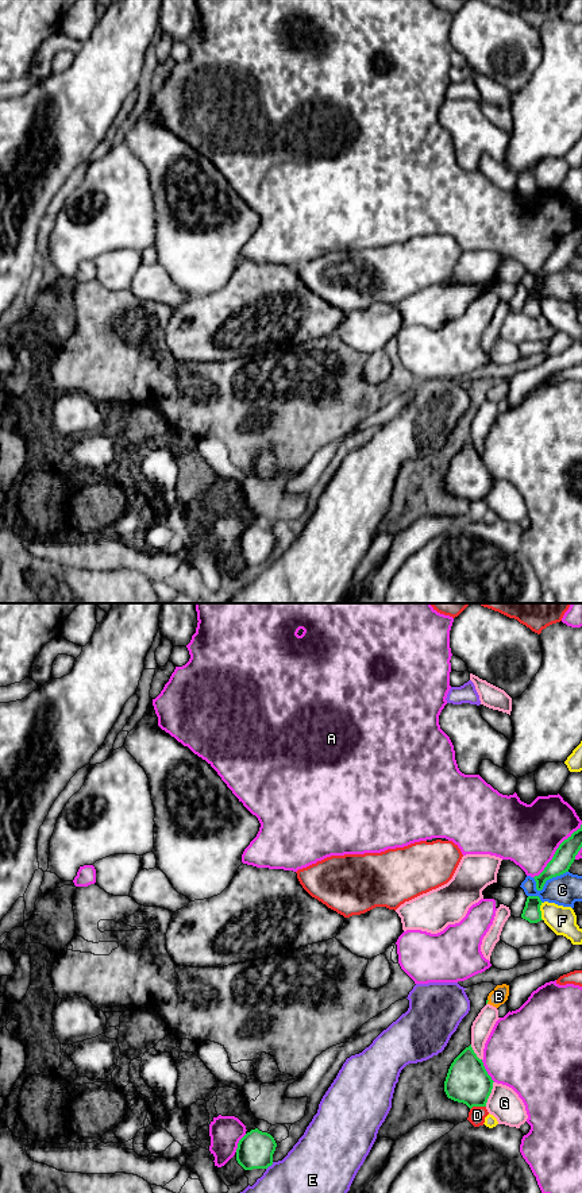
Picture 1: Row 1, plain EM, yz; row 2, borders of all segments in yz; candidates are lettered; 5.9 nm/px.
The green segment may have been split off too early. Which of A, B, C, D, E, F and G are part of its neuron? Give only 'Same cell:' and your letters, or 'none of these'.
Same cell: B

